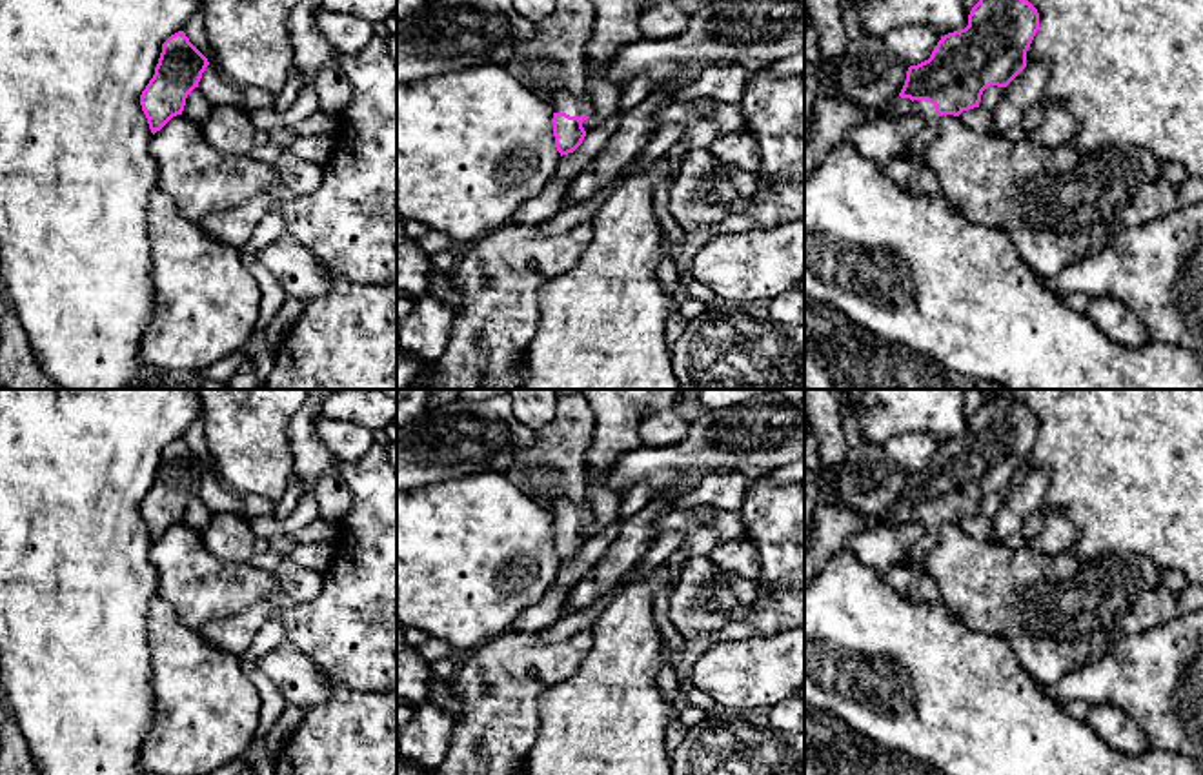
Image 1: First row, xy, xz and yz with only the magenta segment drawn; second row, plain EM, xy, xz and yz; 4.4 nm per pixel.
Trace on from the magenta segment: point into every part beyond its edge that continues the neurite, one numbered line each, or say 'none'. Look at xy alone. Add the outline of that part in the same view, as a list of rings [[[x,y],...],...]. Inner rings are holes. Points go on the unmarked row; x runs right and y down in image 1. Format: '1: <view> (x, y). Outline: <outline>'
none

